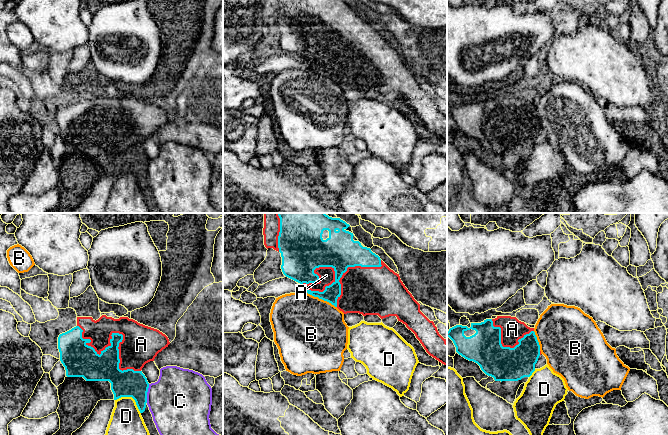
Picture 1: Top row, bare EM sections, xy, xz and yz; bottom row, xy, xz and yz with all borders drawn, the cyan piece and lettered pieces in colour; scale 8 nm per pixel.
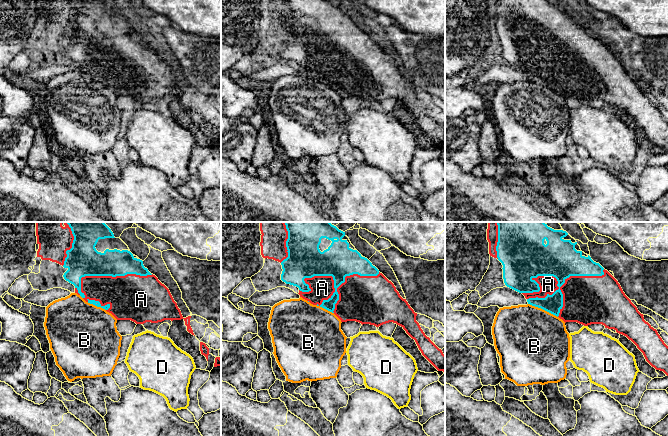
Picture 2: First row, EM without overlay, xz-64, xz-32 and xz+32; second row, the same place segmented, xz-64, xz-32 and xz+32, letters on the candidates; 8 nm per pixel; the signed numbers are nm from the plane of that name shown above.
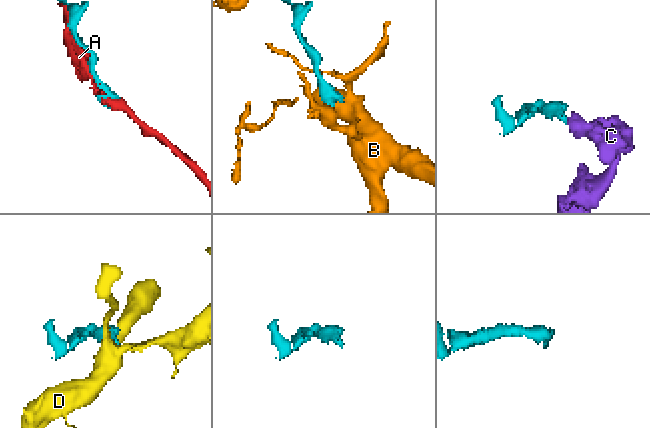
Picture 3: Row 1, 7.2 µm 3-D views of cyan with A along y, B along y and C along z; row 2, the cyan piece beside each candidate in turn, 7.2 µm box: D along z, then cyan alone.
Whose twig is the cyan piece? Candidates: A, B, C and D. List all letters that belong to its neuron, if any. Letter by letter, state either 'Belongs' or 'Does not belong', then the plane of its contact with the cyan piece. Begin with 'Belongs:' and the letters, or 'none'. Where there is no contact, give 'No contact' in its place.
Belongs: A
A: Belongs. Touches cyan in xy
B: Does not belong. Touches cyan in xz
C: Does not belong. Touches cyan in xy
D: Does not belong. Touches cyan in xy

